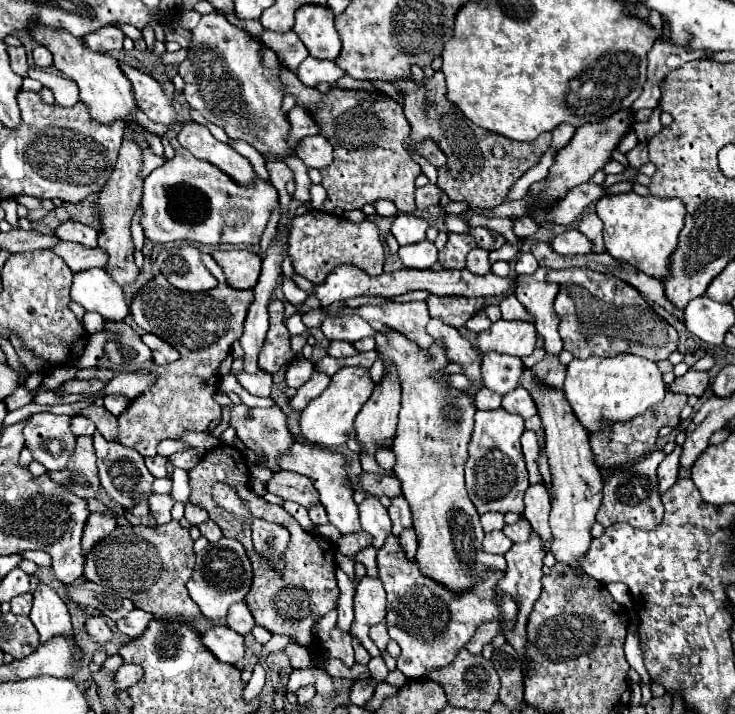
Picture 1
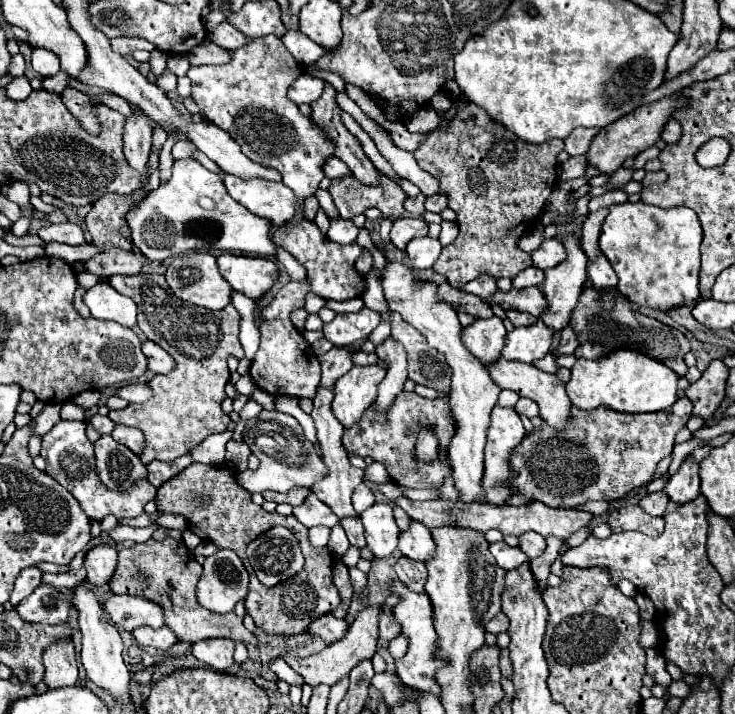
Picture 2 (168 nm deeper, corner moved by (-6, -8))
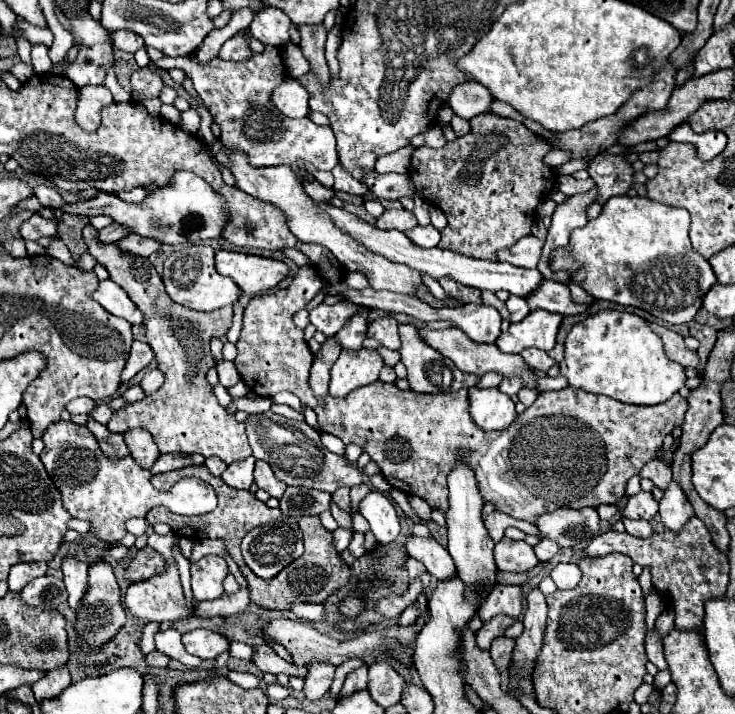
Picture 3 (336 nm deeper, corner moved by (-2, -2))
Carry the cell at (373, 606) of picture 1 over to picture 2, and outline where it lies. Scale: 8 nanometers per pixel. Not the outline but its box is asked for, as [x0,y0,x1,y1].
[282,606,382,686]

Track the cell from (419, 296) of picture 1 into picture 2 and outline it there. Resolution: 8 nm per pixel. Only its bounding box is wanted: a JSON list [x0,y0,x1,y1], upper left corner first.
[325,298,364,314]

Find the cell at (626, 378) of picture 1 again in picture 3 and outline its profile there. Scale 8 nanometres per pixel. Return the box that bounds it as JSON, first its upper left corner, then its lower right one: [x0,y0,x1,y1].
[558,310,686,404]

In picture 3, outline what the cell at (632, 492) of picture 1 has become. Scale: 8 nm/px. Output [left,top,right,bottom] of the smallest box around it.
[622,520,652,538]

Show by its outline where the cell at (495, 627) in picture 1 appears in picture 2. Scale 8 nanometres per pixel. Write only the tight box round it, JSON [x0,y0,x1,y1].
[486,612,508,634]

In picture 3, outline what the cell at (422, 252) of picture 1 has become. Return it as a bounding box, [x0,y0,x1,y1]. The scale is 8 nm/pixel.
[404,226,440,248]

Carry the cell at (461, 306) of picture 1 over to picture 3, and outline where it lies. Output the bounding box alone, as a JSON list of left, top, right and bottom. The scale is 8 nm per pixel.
[438,276,482,304]

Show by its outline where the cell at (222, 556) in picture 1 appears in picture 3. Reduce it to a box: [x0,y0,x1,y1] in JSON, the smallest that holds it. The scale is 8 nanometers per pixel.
[190,554,228,600]

